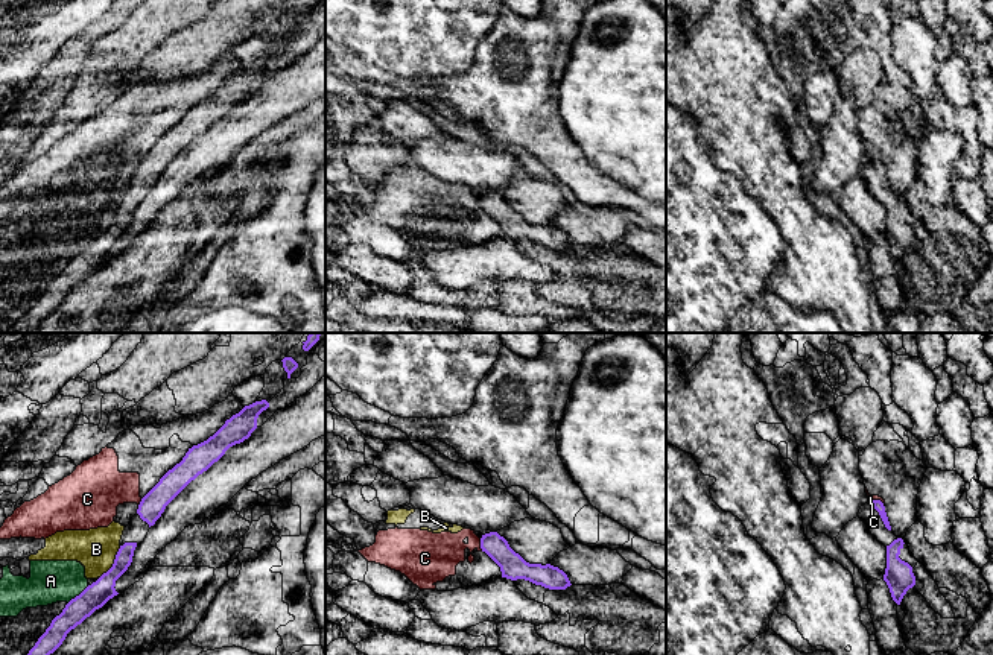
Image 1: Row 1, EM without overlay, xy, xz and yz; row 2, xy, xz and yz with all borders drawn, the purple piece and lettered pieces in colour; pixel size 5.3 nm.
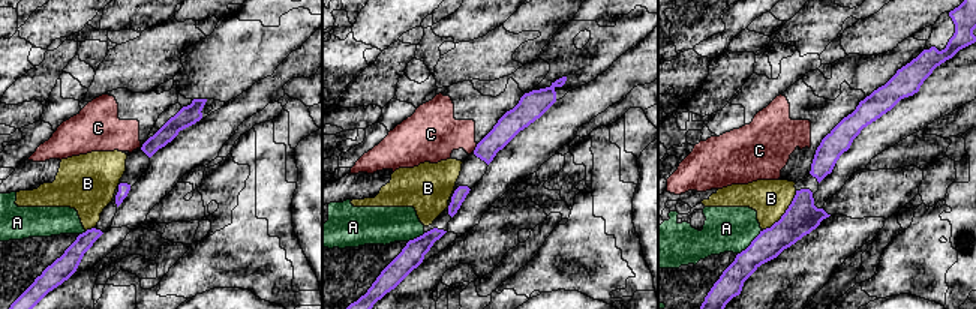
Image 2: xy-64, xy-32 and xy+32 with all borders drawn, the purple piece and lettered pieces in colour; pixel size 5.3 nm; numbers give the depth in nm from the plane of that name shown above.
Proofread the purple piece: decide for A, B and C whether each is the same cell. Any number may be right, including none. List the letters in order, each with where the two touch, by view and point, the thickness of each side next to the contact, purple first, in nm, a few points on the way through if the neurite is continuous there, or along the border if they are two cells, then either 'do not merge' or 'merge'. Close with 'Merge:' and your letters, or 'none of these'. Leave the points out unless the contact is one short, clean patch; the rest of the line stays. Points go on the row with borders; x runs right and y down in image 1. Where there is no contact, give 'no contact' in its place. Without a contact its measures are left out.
A: meets purple in xy at (79, 594); 140 nm thick on the purple side, 220 nm on the other; do not merge
B: meets purple in xy at (114, 563); 140 nm thick on the purple side, 220 nm on the other; border along xy (120, 546), (114, 563), (99, 578); do not merge
C: meets purple in xz at (481, 544); 140 nm thick on the purple side, 240 nm on the other; border along xz (479, 538), (482, 550); do not merge
Merge: none of these

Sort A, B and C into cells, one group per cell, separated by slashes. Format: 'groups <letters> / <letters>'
groups A B C

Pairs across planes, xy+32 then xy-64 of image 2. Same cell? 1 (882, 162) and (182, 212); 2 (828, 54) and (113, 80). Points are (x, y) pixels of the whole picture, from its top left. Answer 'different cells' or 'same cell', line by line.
1: same cell
2: same cell

